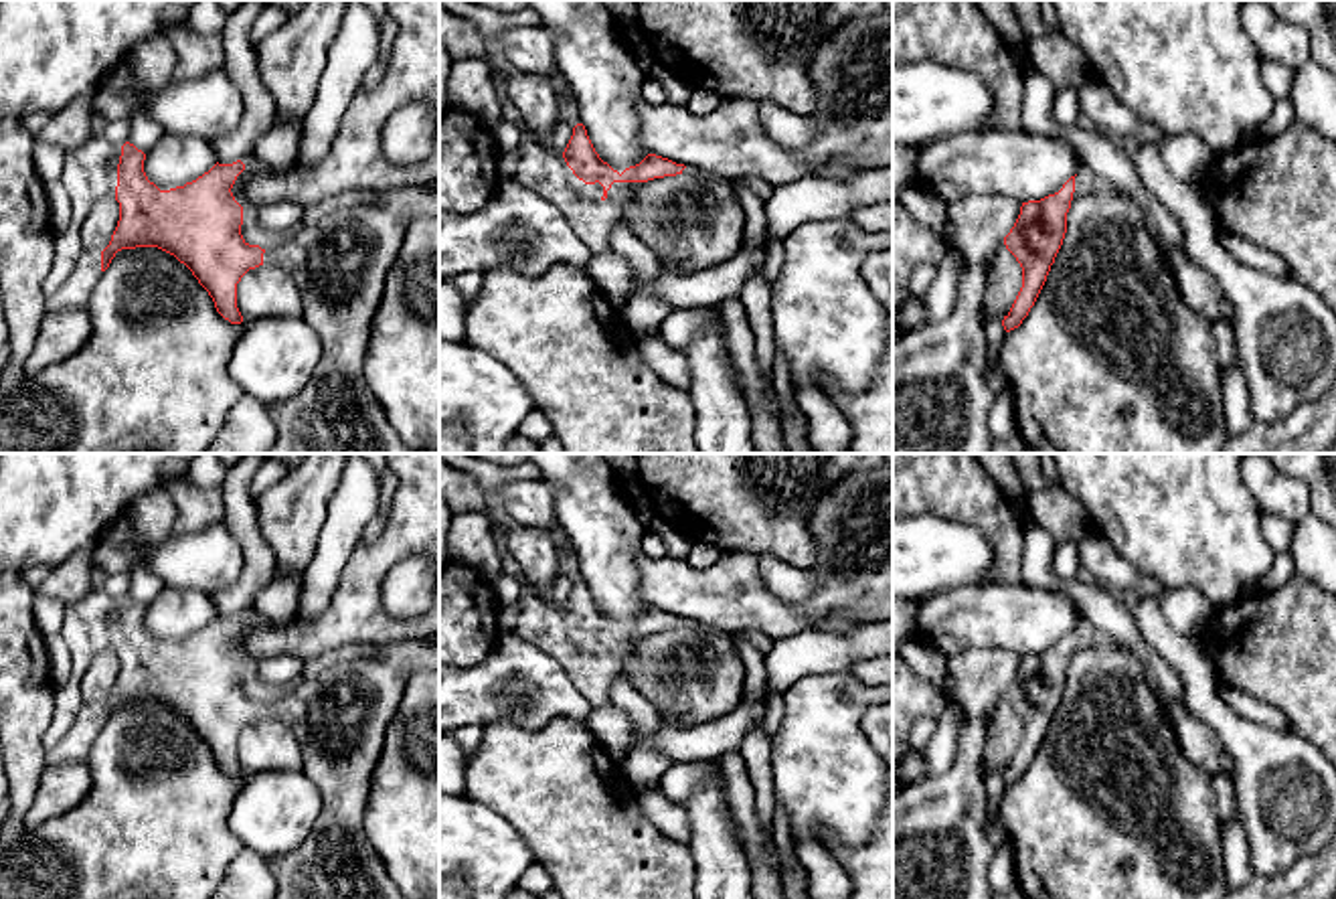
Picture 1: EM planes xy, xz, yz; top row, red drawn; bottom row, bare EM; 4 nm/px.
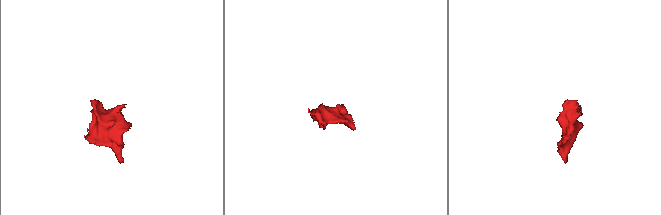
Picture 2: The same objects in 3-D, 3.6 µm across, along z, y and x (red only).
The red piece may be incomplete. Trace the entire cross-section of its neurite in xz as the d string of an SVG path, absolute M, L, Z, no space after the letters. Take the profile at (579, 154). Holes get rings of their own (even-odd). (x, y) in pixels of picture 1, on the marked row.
M492 71L492 83L500 101L500 117L520 130L522 152L514 180L553 202L591 255L609 251L611 229L630 198L632 182L676 176L686 168L648 154L619 174L599 158L583 124L573 128L561 156L551 154L522 124L508 95L506 73Z

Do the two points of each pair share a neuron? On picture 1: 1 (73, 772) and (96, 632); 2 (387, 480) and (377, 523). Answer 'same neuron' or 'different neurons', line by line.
1: different neurons
2: same neuron

